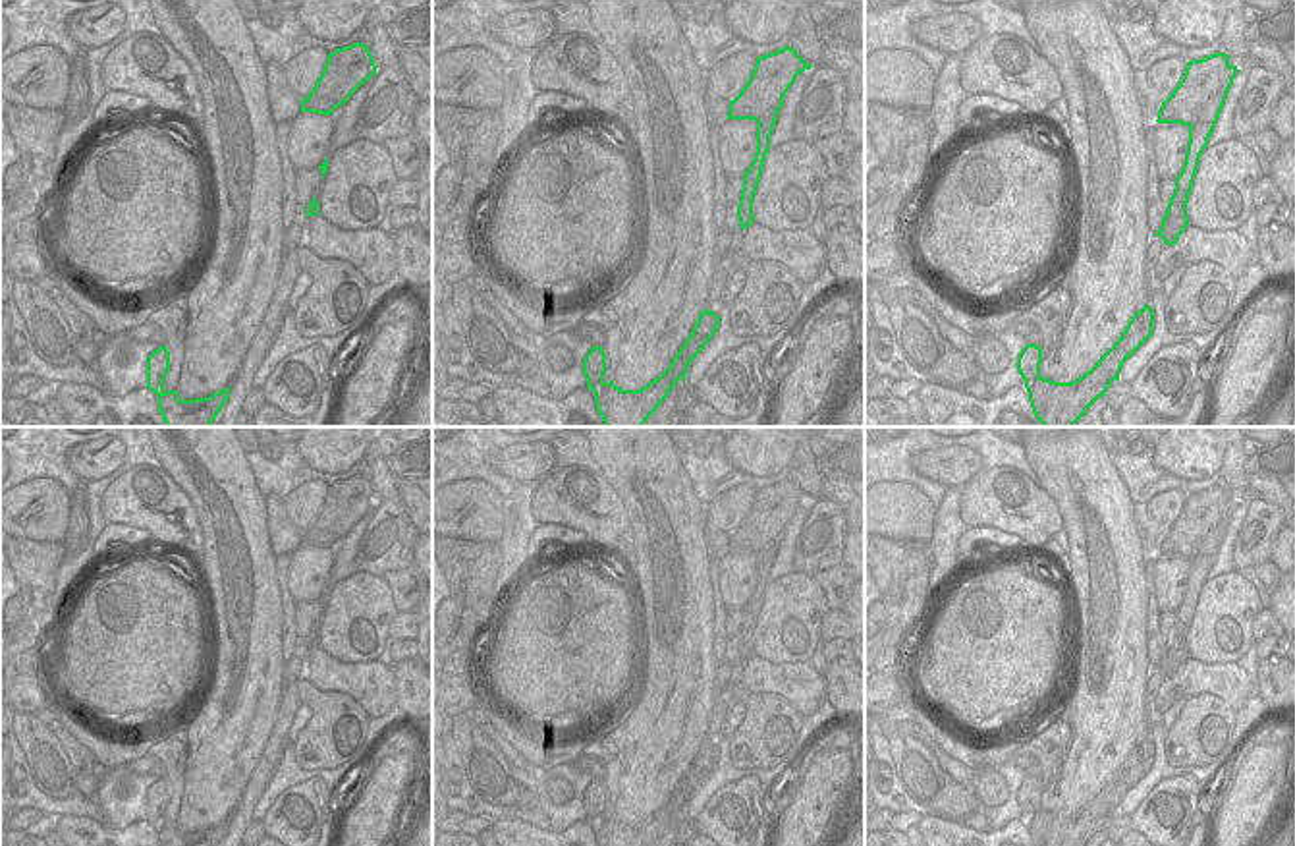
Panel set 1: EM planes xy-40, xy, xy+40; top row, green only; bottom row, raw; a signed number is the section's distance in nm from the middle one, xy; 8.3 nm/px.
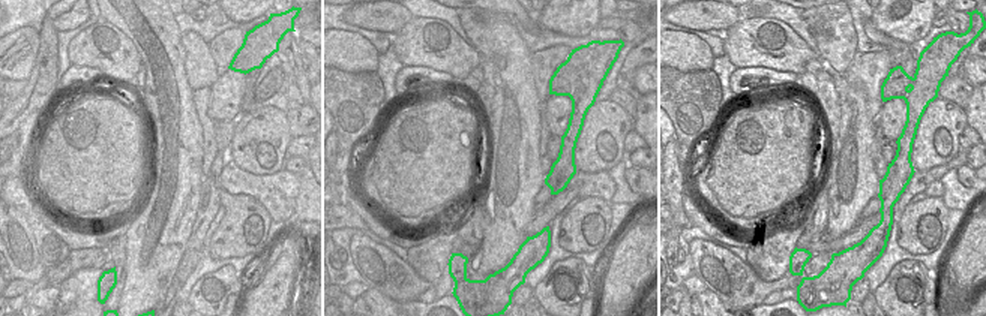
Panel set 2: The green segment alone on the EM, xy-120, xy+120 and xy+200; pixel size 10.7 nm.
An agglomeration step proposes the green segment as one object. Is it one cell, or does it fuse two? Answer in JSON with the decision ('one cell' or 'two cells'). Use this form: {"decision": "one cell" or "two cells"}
{"decision": "two cells"}

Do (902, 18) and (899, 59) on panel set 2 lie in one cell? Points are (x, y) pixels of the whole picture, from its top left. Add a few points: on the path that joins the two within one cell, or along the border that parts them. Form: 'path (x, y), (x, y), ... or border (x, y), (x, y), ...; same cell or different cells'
border (871, 21), (877, 29), (907, 45); different cells

